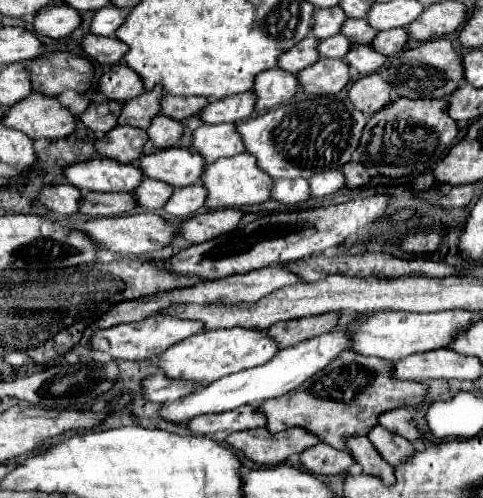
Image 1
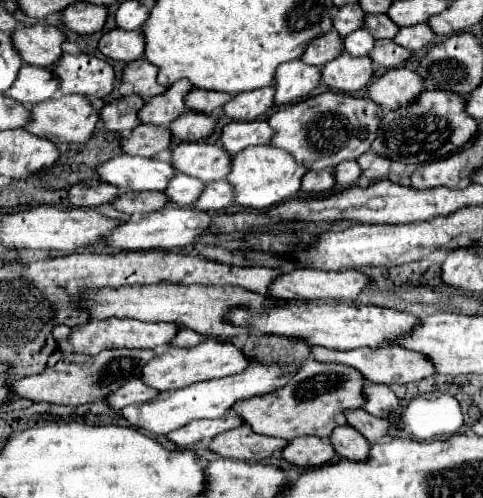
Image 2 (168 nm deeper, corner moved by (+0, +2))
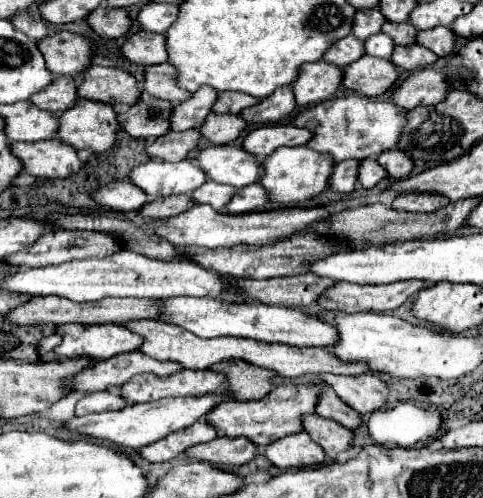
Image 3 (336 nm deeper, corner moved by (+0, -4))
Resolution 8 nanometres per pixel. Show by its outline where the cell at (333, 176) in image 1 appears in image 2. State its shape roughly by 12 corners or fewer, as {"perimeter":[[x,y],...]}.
{"perimeter":[[355,160],[337,164],[337,186],[353,186],[361,168]]}

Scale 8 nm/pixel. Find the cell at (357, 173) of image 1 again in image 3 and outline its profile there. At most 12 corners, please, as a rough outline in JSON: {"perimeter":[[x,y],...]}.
{"perimeter":[[397,148],[377,160],[395,180],[413,170],[411,154]]}

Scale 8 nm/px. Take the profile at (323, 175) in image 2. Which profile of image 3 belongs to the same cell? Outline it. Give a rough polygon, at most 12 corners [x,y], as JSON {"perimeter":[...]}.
{"perimeter":[[343,160],[331,176],[331,190],[349,194],[357,188],[361,160]]}

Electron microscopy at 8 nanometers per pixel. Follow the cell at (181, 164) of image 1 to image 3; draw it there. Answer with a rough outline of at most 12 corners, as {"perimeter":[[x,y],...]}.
{"perimeter":[[235,144],[209,146],[197,162],[235,188],[259,182],[261,160]]}

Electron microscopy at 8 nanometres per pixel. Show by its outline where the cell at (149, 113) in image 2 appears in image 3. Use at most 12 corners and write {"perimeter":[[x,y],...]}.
{"perimeter":[[203,86],[175,106],[173,130],[201,128],[217,100]]}

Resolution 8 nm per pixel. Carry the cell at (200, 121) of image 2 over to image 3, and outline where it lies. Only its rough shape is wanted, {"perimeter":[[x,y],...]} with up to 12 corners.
{"perimeter":[[211,114],[201,134],[227,144],[247,128],[243,116]]}

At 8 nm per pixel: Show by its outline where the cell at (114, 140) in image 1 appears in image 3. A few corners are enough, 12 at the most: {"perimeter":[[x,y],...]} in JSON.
{"perimeter":[[199,130],[169,132],[149,144],[151,158],[187,160]]}

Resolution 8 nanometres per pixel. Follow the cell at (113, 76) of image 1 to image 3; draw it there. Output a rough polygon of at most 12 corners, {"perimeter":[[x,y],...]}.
{"perimeter":[[169,62],[147,68],[143,90],[179,104],[191,92],[177,88]]}

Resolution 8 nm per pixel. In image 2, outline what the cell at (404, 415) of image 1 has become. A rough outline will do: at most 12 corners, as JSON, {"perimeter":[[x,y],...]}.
{"perimeter":[[367,384],[363,408],[387,418],[399,408],[389,386]]}

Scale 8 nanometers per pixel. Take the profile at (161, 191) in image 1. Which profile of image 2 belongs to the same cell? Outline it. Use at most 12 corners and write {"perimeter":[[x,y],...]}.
{"perimeter":[[177,174],[163,192],[171,204],[191,206],[205,182]]}

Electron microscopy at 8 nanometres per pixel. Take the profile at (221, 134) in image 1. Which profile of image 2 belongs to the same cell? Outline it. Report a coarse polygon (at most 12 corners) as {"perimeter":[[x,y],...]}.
{"perimeter":[[265,120],[229,122],[219,142],[229,154],[269,144]]}

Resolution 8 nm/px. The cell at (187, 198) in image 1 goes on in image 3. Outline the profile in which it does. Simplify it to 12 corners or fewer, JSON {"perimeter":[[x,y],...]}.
{"perimeter":[[261,184],[239,188],[225,206],[231,214],[261,210],[269,192]]}

